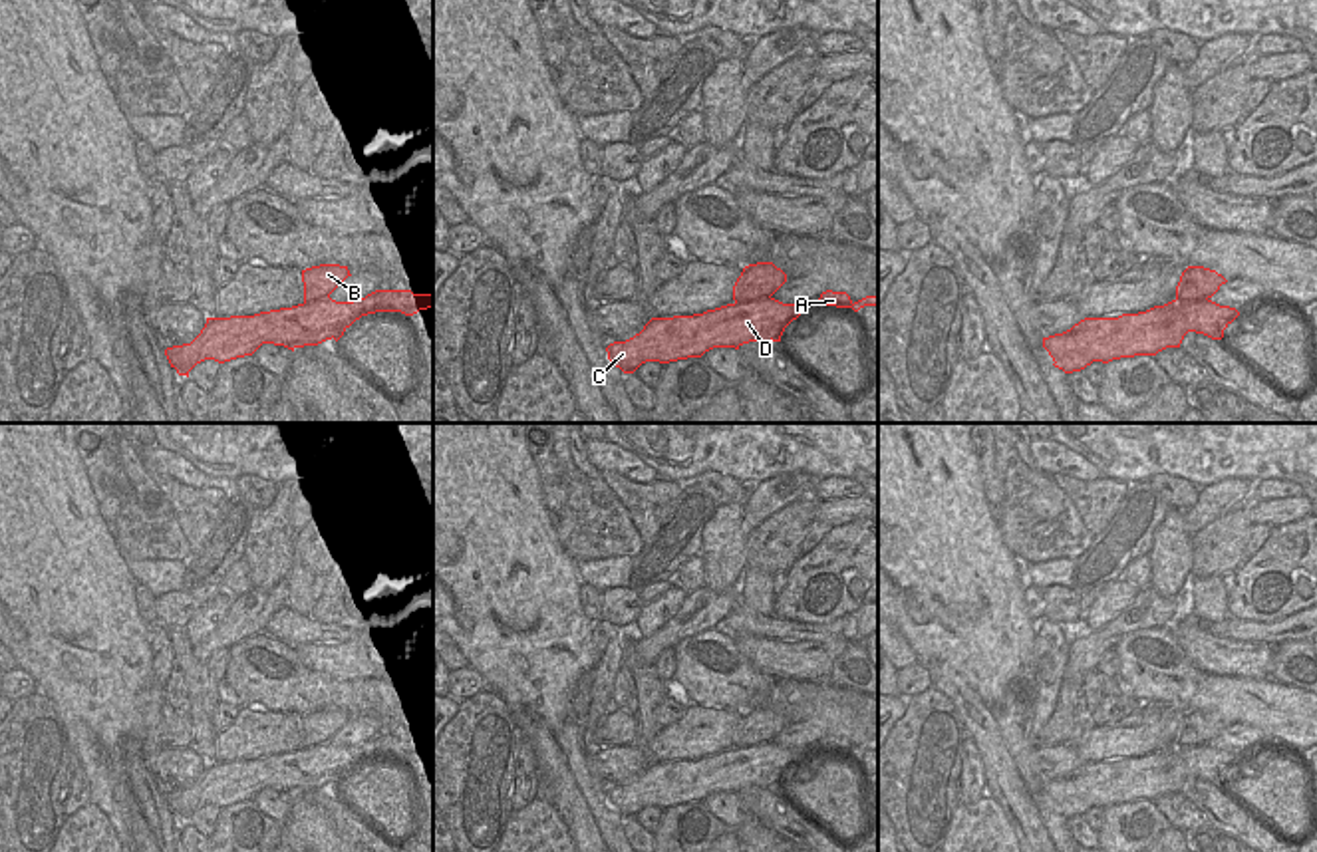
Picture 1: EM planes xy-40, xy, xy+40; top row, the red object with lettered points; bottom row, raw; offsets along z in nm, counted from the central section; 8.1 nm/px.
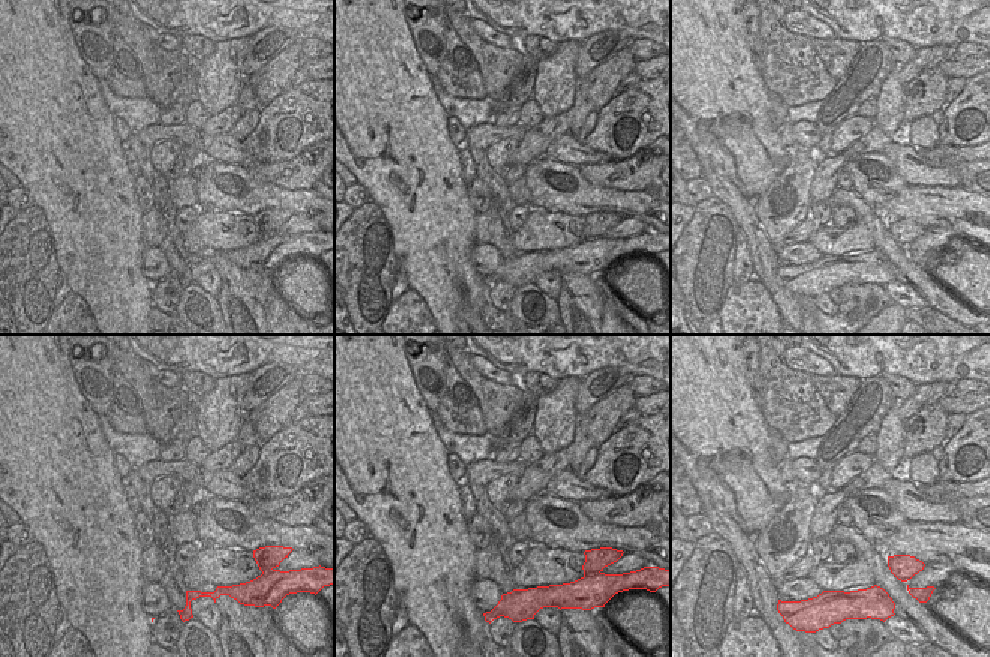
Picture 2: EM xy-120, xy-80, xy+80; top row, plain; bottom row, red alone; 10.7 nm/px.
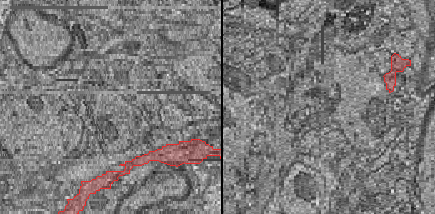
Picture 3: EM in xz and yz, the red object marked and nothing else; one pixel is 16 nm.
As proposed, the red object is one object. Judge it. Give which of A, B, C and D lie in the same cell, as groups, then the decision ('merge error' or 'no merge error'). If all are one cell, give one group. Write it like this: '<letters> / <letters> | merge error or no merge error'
A C D / B | merge error

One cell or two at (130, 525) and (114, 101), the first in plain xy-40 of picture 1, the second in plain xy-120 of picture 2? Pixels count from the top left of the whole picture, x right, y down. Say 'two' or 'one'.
two

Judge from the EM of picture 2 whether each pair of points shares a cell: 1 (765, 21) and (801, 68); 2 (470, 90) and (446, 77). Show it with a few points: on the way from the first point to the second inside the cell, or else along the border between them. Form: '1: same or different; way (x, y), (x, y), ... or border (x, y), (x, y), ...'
1: same; way (773, 33), (789, 56)
2: same; way (464, 84), (452, 80)

